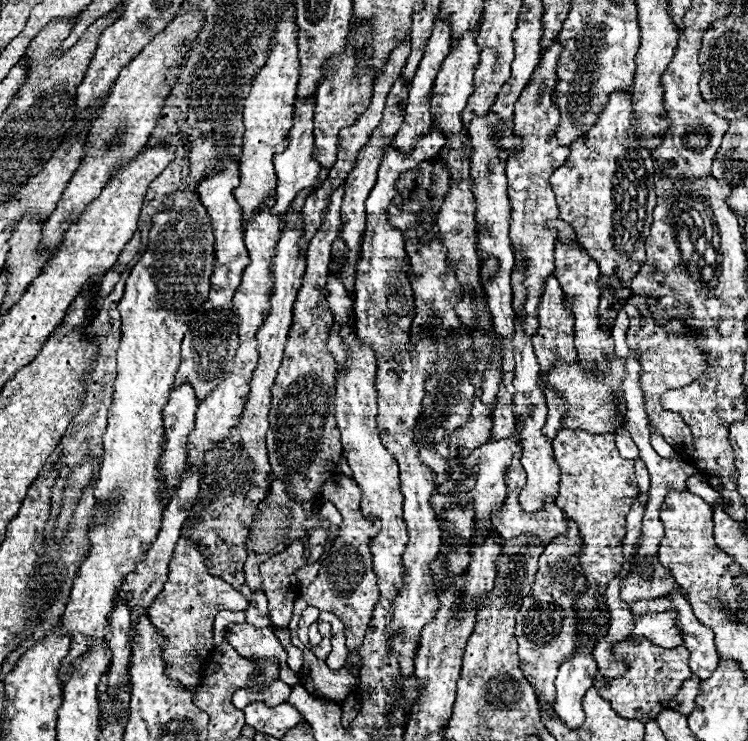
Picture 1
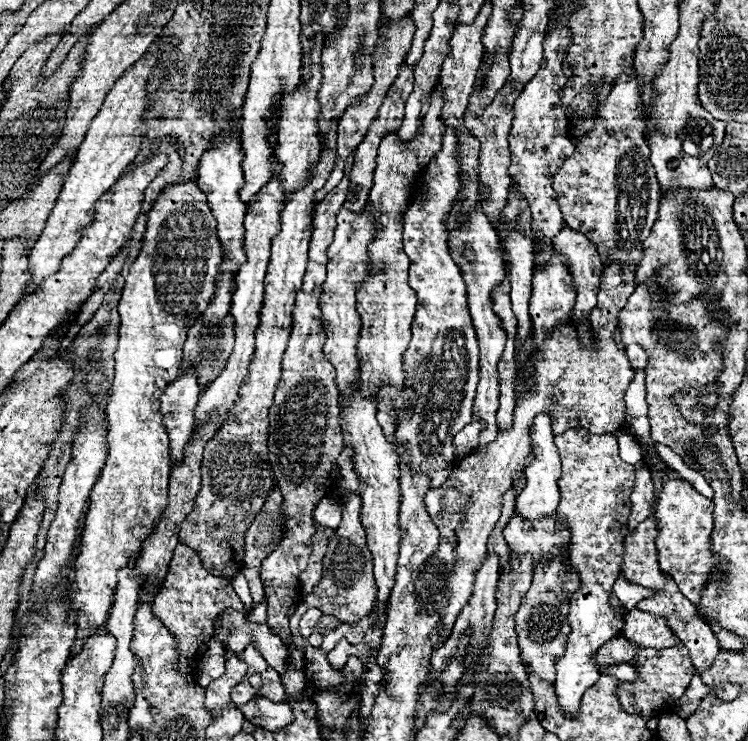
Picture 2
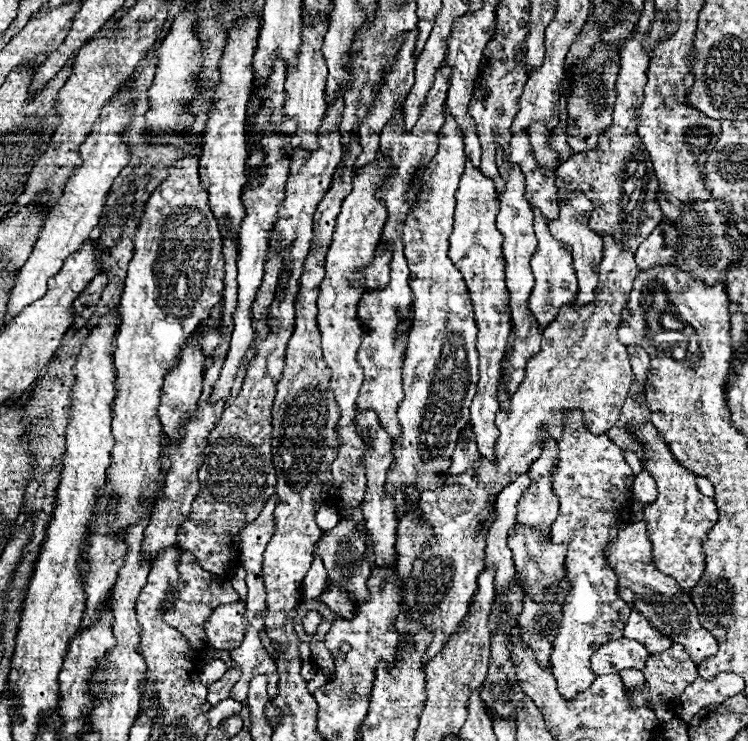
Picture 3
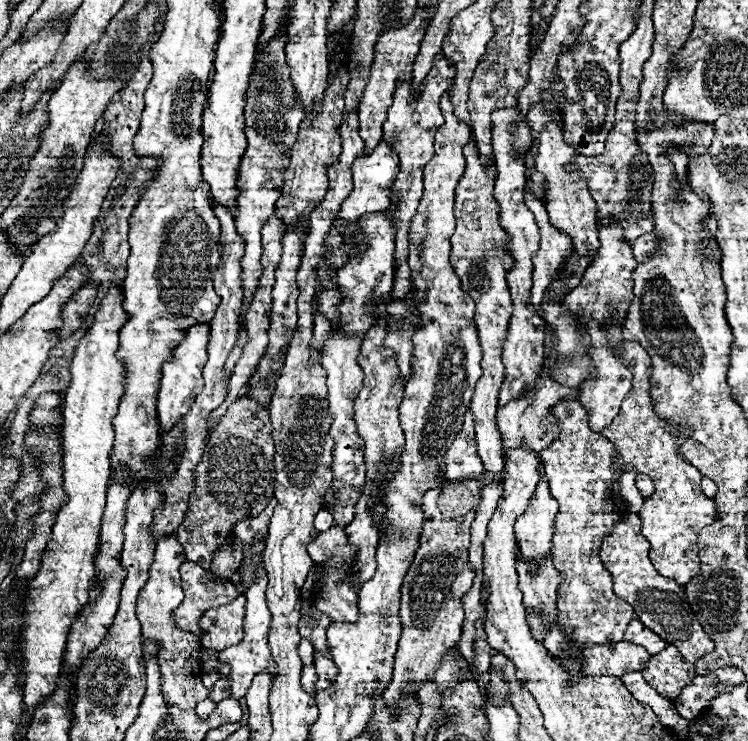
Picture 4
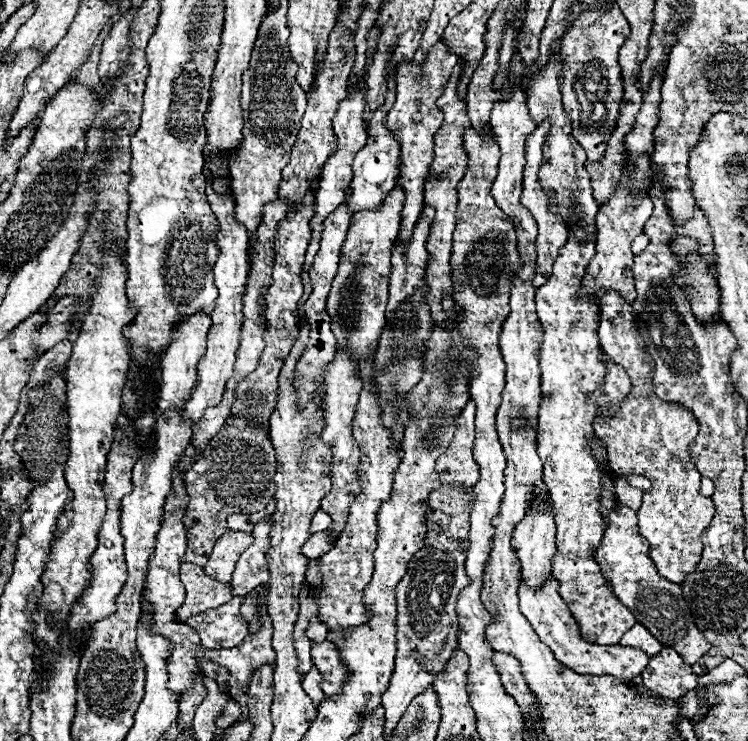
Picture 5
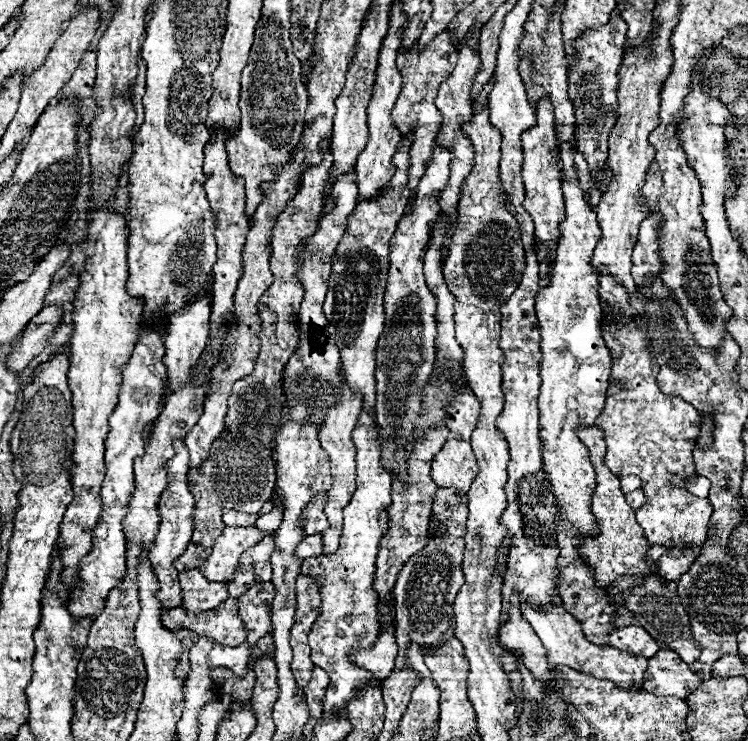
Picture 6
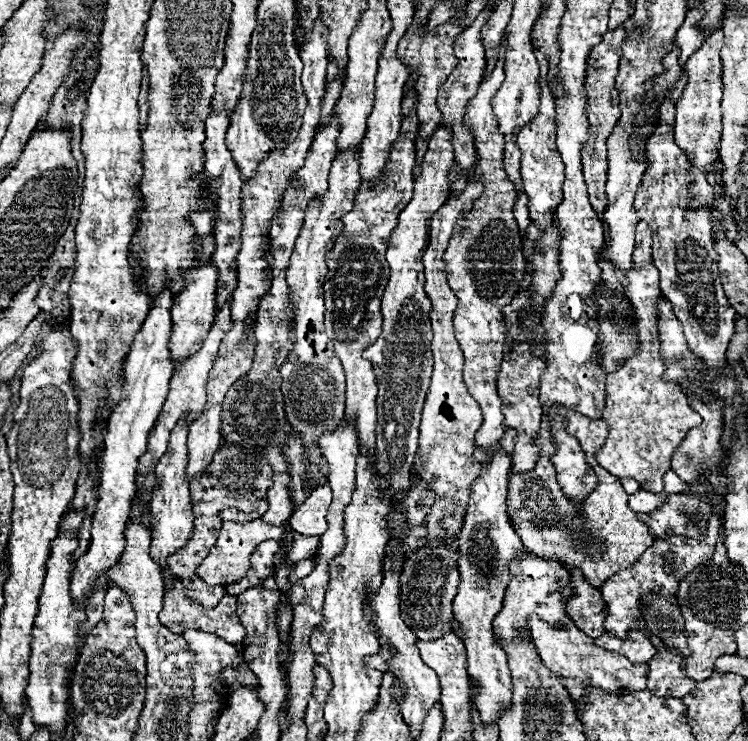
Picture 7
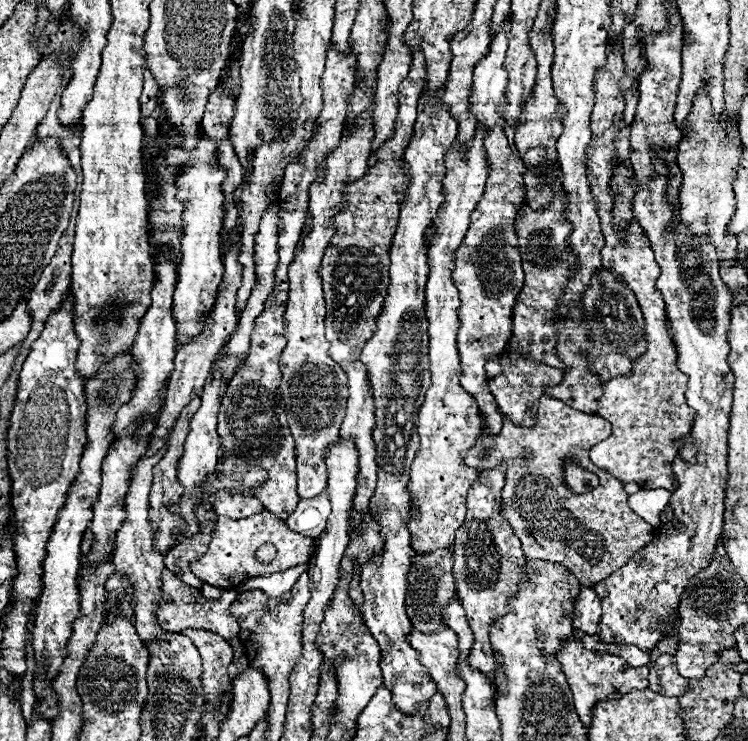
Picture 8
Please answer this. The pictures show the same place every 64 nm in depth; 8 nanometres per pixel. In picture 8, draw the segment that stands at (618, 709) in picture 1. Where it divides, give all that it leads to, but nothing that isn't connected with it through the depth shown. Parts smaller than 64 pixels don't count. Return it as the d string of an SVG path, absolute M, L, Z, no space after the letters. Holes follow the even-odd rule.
M662 654L650 666L650 690L666 696L682 696L686 694L690 682L678 674L674 656Z

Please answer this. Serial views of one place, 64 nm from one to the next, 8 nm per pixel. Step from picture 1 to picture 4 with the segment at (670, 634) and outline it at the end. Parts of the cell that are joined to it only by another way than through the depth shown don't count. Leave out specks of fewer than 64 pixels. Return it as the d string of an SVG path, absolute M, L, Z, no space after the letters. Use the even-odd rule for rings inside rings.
M632 618L628 624L628 632L624 634L626 642L636 642L640 646L644 646L652 656L662 652L668 644L662 642L662 638L658 638L648 626L644 626L638 618Z

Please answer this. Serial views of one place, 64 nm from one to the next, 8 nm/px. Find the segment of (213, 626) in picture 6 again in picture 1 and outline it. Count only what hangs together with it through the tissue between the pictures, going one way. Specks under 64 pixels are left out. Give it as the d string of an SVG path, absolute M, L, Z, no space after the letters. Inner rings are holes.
M230 624L226 628L226 640L232 644L232 648L238 654L242 654L248 660L276 656L280 660L282 682L286 682L288 686L294 686L298 682L296 674L286 664L286 652L280 646L278 638L274 636L272 628L254 628L250 624Z

